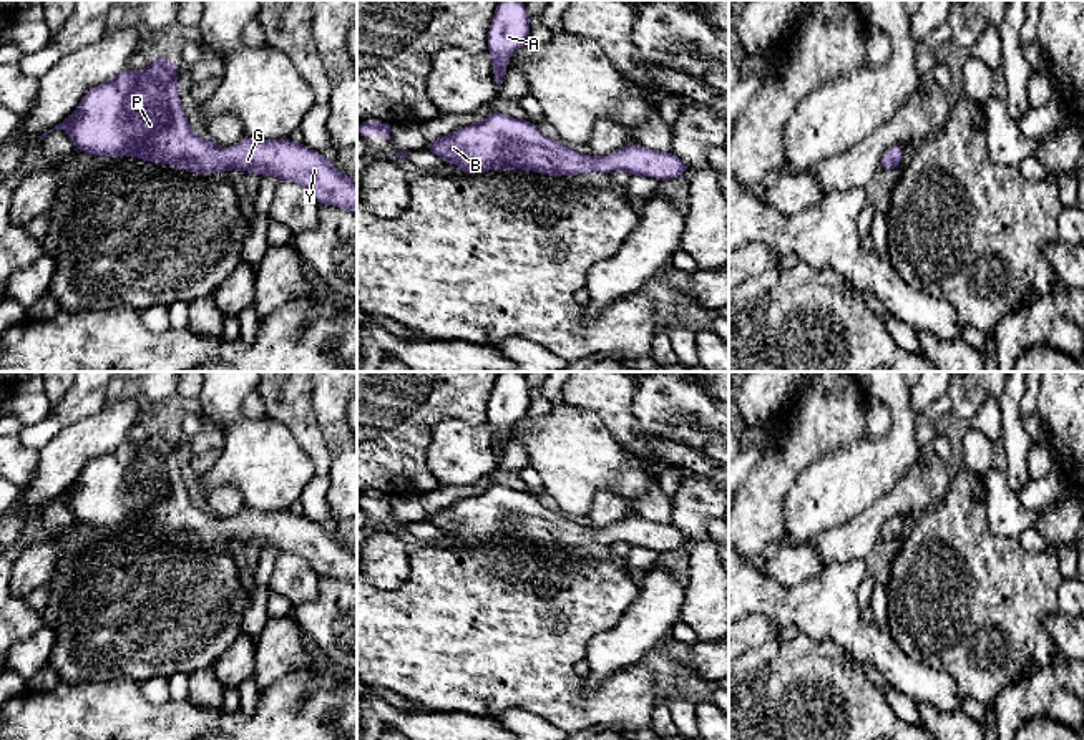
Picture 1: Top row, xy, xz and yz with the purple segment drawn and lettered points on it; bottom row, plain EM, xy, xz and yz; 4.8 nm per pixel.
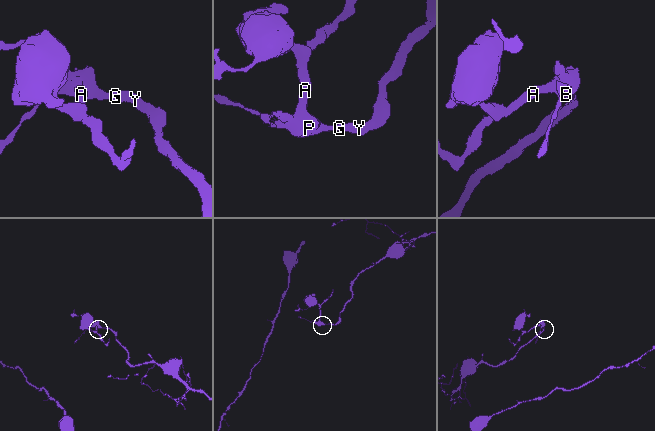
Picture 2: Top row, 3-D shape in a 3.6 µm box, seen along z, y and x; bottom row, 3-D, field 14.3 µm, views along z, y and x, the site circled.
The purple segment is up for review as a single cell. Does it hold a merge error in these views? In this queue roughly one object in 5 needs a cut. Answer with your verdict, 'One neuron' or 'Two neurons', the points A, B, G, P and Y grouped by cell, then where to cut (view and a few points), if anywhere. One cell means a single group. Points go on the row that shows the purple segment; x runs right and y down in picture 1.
One neuron. Groups: A B G P Y. No split

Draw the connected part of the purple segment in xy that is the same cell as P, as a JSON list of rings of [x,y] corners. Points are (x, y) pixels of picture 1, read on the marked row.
[[[154,53],[141,71],[123,70],[115,78],[90,88],[76,110],[51,131],[70,134],[73,148],[100,158],[131,156],[148,163],[183,168],[193,174],[239,169],[279,181],[294,181],[310,191],[320,206],[337,206],[357,212],[357,183],[340,173],[330,158],[315,153],[304,143],[282,139],[252,139],[244,136],[232,148],[221,148],[209,138],[198,136],[188,123],[178,93],[178,73],[173,58]]]

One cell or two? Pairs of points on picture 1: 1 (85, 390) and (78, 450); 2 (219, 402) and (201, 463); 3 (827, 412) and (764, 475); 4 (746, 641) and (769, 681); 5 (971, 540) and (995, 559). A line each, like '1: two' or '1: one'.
1: two
2: two
3: one
4: two
5: one

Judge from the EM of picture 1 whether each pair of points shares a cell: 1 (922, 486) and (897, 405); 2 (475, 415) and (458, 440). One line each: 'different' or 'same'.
1: different
2: different

